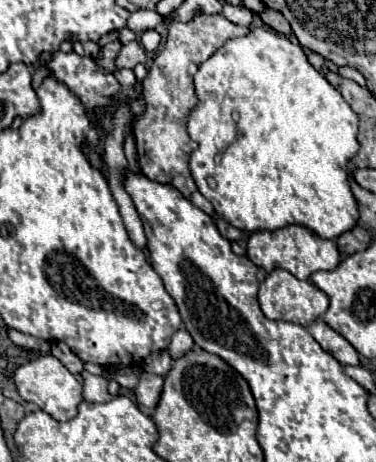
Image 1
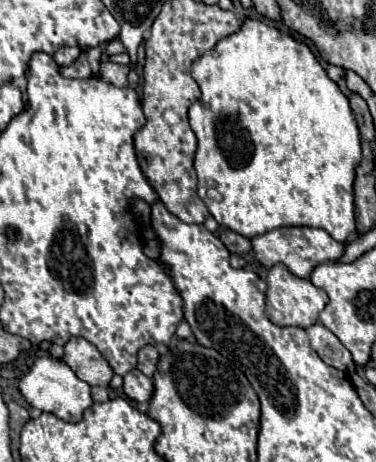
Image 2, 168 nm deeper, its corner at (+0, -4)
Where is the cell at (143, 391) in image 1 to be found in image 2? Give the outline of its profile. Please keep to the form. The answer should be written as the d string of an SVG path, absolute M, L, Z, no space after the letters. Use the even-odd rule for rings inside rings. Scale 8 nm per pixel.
M133 369L123 375L123 391L129 399L143 403L143 401L151 399L153 381L149 377L145 377L139 369Z

